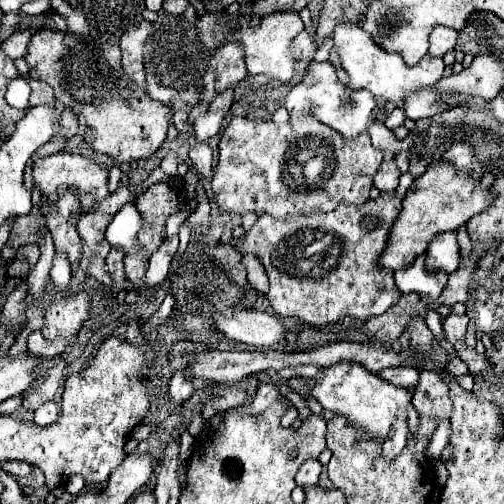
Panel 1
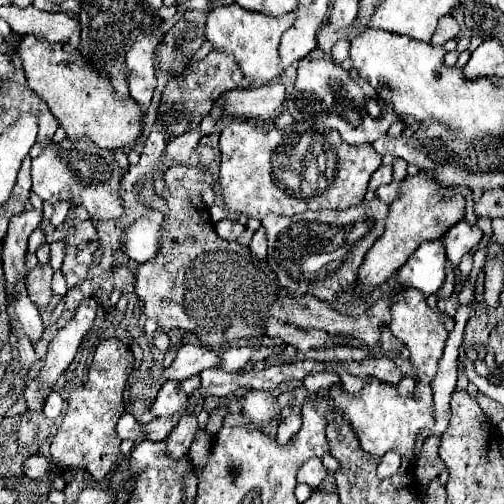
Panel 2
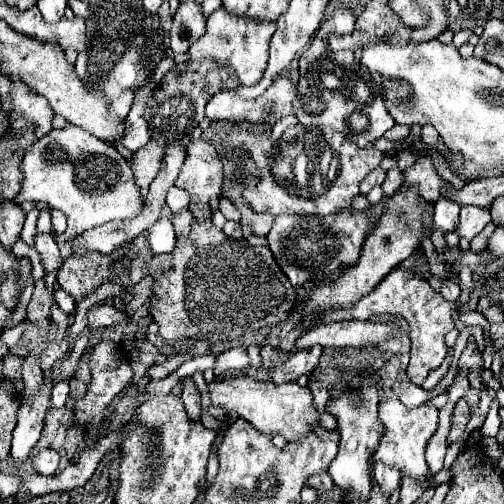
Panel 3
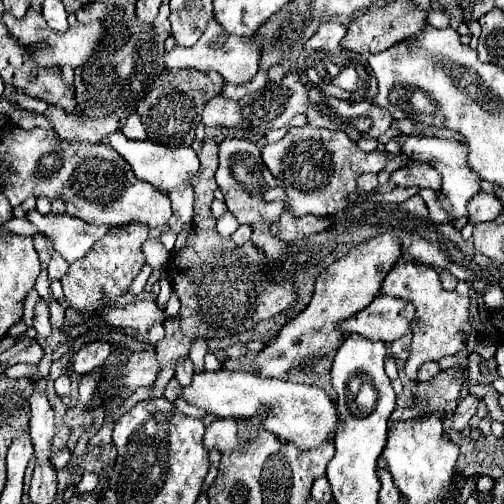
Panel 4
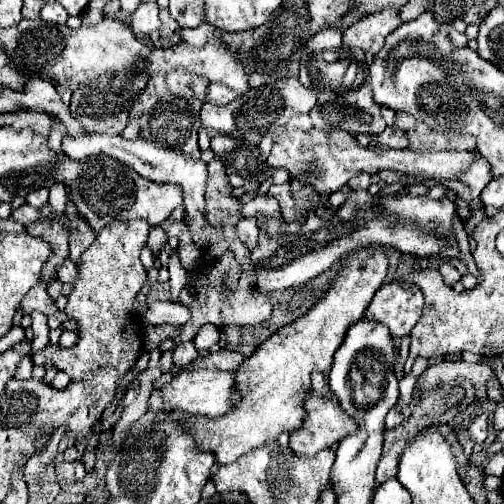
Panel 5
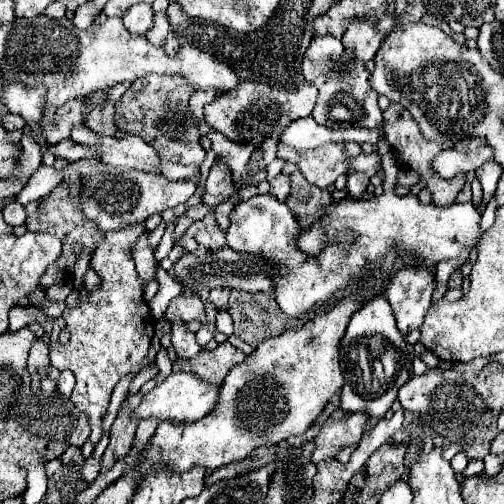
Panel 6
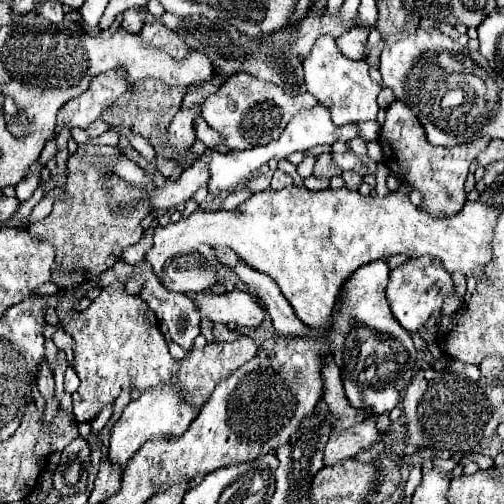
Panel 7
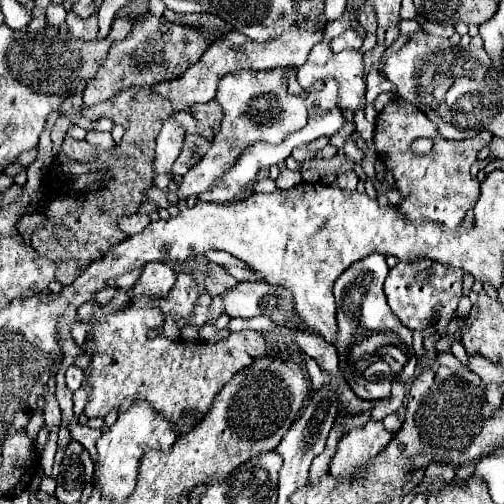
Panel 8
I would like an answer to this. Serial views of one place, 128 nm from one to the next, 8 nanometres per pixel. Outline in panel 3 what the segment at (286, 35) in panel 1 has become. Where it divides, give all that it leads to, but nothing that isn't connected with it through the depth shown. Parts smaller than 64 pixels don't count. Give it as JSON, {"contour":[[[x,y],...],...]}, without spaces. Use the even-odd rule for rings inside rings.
{"contour":[[[218,8],[216,12],[210,14],[204,36],[190,46],[188,54],[190,60],[204,60],[204,58],[222,60],[226,66],[230,66],[236,72],[242,86],[254,86],[266,72],[268,44],[274,32],[276,32],[276,22],[252,20],[252,18],[230,14],[226,8]]]}

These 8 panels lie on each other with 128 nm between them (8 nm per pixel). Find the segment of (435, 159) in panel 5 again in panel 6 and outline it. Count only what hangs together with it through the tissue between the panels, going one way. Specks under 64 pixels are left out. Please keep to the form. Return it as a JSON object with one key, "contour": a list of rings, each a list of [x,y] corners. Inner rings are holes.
{"contour":[[[330,142],[314,150],[302,150],[296,164],[304,178],[318,188],[328,188],[336,182],[338,176],[352,174],[350,156],[340,142]],[[480,146],[468,154],[462,154],[458,150],[444,150],[432,162],[432,170],[444,180],[452,180],[458,174],[468,174],[490,160],[492,160],[492,150],[488,146]]]}

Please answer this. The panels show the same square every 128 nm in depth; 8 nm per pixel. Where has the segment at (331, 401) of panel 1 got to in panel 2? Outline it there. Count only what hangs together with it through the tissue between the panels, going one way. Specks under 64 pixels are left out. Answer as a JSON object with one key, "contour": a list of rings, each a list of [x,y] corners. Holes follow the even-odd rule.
{"contour":[[[370,378],[360,392],[346,392],[342,386],[330,388],[328,398],[334,402],[334,408],[346,416],[352,430],[356,432],[360,446],[372,456],[380,458],[388,450],[398,450],[402,456],[414,460],[414,442],[422,428],[434,424],[432,416],[432,390],[428,384],[416,382],[416,390],[410,396],[400,396],[400,392],[376,378]]]}

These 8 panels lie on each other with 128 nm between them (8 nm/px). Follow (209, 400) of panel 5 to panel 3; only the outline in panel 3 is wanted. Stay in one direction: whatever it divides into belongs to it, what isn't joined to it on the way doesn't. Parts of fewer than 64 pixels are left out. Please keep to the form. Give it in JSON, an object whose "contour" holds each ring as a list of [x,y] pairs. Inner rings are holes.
{"contour":[[[242,376],[230,380],[214,380],[208,384],[208,390],[214,406],[224,408],[224,412],[234,412],[236,416],[248,420],[252,426],[256,426],[260,432],[268,436],[280,434],[288,442],[300,440],[304,434],[310,432],[310,426],[318,422],[318,412],[312,404],[310,390],[298,386],[296,382],[272,384]]]}

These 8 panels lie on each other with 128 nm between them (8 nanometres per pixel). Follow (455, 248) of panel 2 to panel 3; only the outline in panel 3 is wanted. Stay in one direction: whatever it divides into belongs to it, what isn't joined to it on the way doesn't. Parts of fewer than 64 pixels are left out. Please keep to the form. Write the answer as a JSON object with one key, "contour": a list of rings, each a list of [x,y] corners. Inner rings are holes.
{"contour":[[[462,206],[460,218],[456,224],[456,232],[460,238],[466,238],[468,242],[484,230],[484,226],[490,222],[490,212],[486,208],[478,206]]]}

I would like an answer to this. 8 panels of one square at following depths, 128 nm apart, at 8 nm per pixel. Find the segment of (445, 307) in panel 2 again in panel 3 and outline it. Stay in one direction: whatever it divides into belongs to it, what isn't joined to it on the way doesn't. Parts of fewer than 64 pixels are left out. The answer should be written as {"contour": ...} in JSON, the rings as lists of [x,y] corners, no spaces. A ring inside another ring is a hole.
{"contour":[[[446,280],[446,282],[442,284],[440,294],[444,296],[444,300],[448,300],[448,302],[456,302],[458,296],[460,296],[460,288],[458,288],[458,284],[456,284],[454,280]]]}

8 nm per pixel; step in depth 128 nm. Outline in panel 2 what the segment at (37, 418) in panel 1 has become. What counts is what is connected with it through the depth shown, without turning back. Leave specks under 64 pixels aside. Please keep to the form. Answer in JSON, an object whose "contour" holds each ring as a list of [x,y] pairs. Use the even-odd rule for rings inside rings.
{"contour":[[[52,392],[48,398],[46,398],[46,404],[44,404],[44,414],[46,418],[50,420],[56,420],[62,412],[62,398],[58,392]]]}

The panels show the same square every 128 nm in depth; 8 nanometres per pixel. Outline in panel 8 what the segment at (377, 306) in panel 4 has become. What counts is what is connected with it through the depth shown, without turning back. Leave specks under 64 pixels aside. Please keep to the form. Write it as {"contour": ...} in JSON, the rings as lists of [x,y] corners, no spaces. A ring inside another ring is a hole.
{"contour":[[[416,258],[410,262],[398,262],[384,284],[384,292],[392,312],[400,318],[400,322],[410,330],[424,330],[434,324],[440,314],[456,312],[458,300],[462,298],[462,270],[454,270],[452,266],[444,266],[442,262],[434,262],[428,258]]]}

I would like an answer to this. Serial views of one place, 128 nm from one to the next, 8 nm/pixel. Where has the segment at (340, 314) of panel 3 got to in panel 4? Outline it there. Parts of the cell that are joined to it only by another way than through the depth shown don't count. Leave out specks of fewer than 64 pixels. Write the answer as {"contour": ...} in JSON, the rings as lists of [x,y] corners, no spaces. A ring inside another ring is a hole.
{"contour":[[[406,262],[406,264],[396,264],[386,280],[382,282],[382,288],[378,296],[396,296],[412,302],[416,308],[414,320],[412,320],[412,348],[410,356],[404,364],[404,372],[410,380],[418,380],[418,370],[424,362],[428,360],[442,360],[444,356],[452,356],[460,352],[466,346],[468,340],[468,330],[474,328],[468,320],[468,308],[470,308],[470,298],[460,296],[456,292],[448,292],[442,288],[438,280],[438,272],[432,270],[430,266],[418,264],[418,262]]]}

